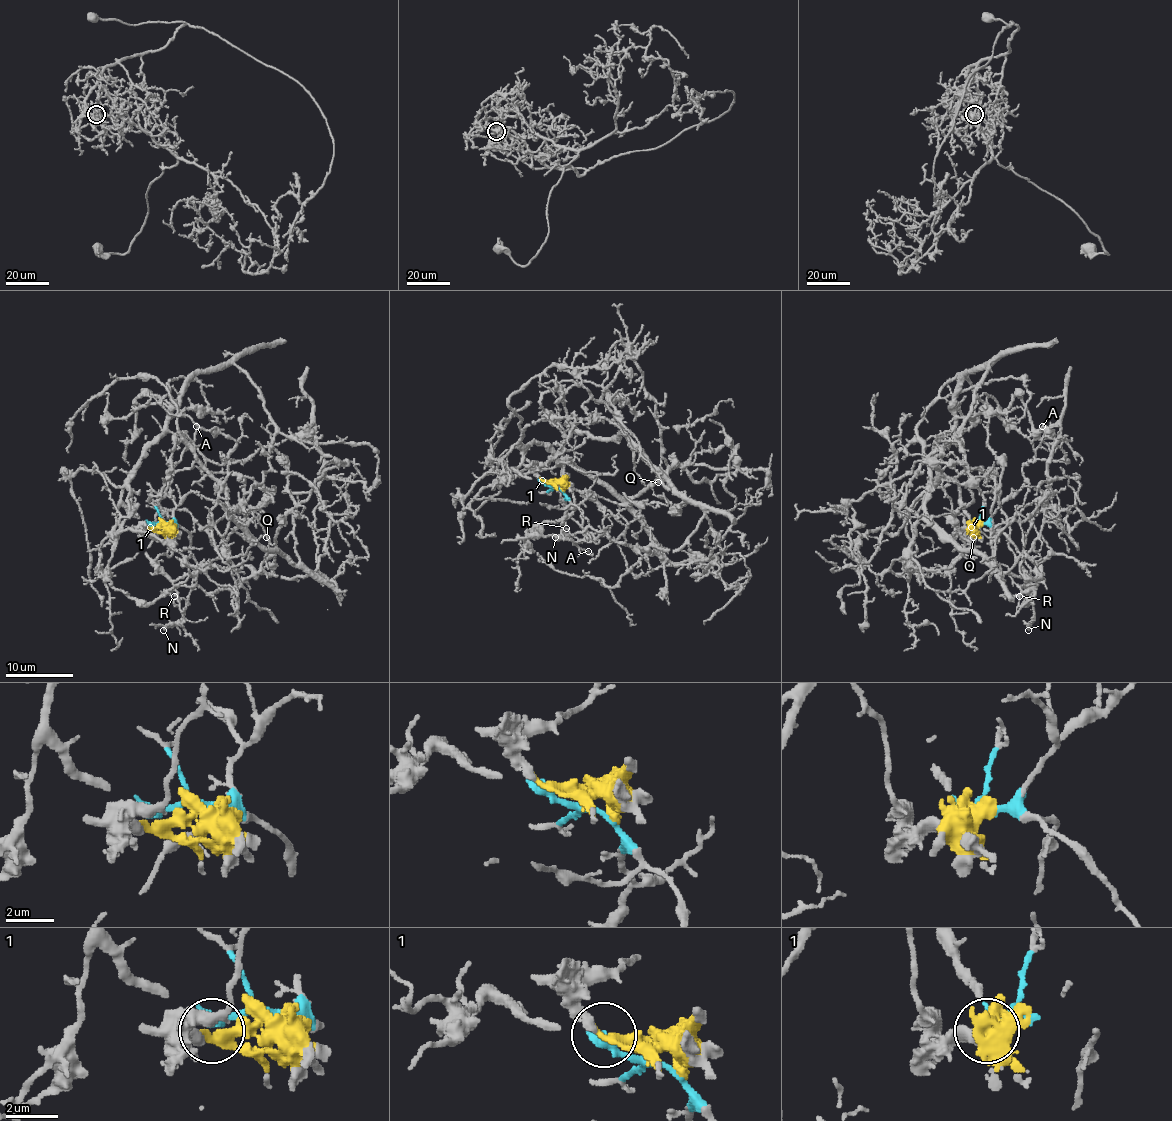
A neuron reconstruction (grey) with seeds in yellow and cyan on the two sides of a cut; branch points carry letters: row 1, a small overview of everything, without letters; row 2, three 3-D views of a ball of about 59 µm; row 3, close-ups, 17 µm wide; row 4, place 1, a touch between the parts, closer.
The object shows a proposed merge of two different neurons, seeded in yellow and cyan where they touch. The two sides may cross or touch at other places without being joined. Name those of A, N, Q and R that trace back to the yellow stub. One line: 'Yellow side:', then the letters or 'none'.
Yellow side: Q

